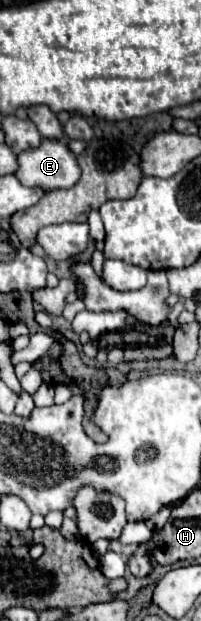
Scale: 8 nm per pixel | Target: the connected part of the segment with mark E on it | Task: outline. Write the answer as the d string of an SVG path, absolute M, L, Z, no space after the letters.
M44 138L36 150L24 150L18 154L16 178L24 186L38 186L50 192L72 188L80 178L80 168L66 140Z

